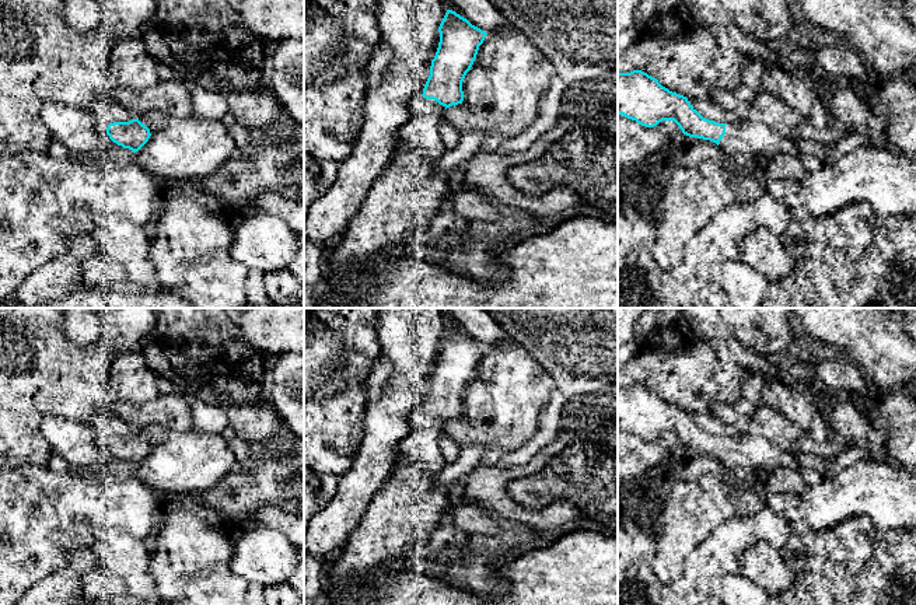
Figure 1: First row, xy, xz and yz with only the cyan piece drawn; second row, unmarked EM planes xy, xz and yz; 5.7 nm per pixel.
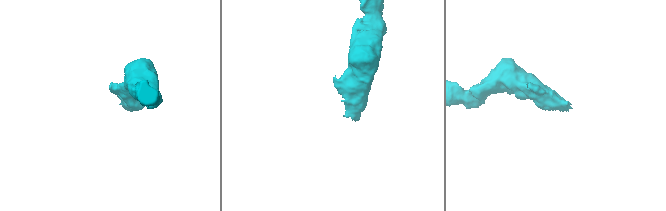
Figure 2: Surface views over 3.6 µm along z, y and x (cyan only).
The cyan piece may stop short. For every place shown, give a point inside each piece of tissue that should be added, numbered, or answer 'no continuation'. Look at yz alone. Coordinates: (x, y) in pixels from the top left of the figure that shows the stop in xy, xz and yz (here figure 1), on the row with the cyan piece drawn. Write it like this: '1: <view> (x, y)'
1: yz (748, 144)

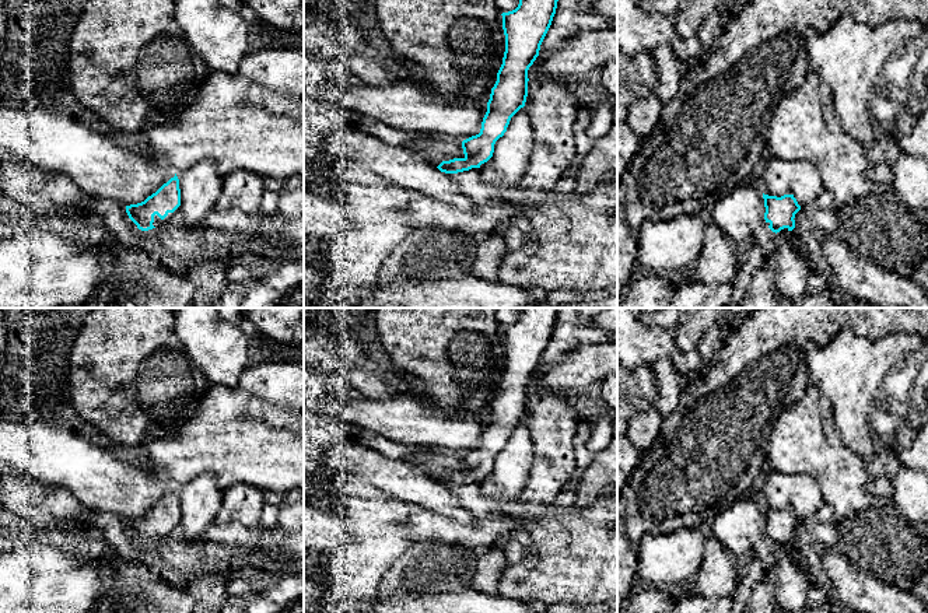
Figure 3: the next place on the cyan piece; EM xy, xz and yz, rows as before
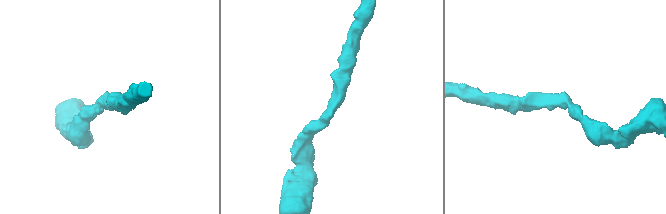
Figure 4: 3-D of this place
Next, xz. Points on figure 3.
no continuation

